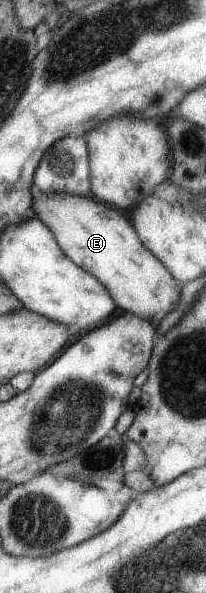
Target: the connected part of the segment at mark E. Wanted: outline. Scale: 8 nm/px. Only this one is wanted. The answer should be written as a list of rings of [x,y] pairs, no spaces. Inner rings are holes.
[[[40,192],[32,198],[35,218],[53,234],[59,249],[81,269],[90,273],[107,290],[117,311],[131,312],[150,319],[157,326],[161,318],[177,303],[180,284],[171,277],[165,266],[139,241],[133,226],[125,219],[121,210],[93,201],[85,196],[73,196],[67,192]]]

